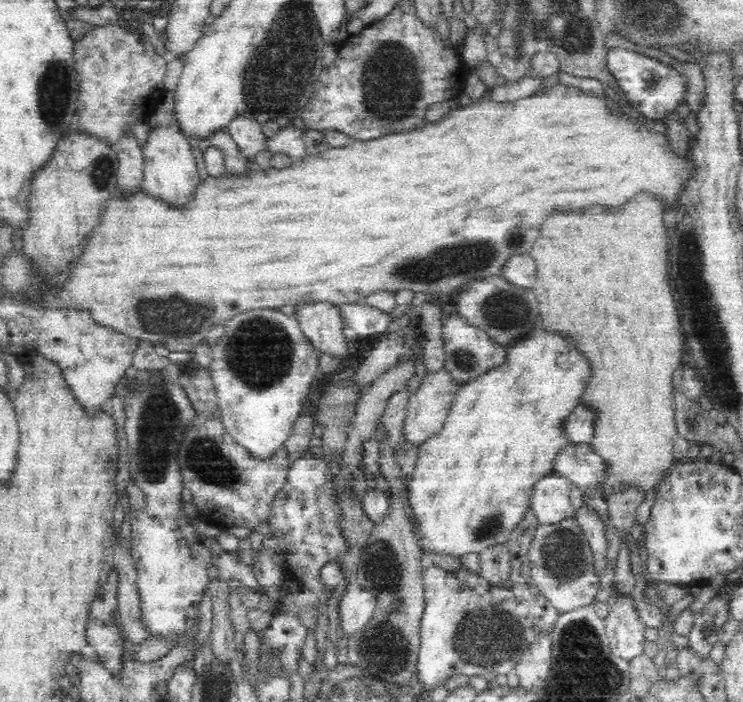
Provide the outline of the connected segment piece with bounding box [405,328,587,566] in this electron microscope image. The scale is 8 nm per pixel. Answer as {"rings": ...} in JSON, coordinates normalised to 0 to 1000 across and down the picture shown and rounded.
{"rings":[[[721,470],[716,479],[684,494],[682,516],[676,523],[662,524],[655,534],[646,536],[645,540],[634,541],[633,546],[618,550],[611,566],[608,578],[598,604],[584,623],[576,624],[561,638],[561,651],[557,657],[557,667],[549,672],[545,681],[546,718],[549,718],[549,738],[552,738],[552,755],[559,774],[565,779],[568,789],[584,789],[579,792],[577,801],[572,805],[584,805],[580,798],[590,795],[627,795],[633,789],[646,789],[653,781],[665,774],[681,774],[685,768],[686,756],[703,741],[709,724],[715,721],[715,704],[719,688],[732,678],[743,675],[742,655],[751,644],[752,638],[762,632],[762,627],[752,617],[752,598],[769,585],[774,578],[774,564],[783,553],[786,538],[790,537],[790,519],[787,513],[777,504],[767,501],[760,490],[751,481],[740,481],[732,472]]]}

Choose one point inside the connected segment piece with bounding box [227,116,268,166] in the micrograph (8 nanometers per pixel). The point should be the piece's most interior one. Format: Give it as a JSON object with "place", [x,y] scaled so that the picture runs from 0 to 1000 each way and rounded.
{"place":[334,194]}

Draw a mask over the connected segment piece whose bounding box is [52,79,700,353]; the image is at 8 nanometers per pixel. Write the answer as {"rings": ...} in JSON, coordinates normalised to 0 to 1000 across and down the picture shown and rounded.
{"rings":[[[750,113],[744,124],[740,120],[727,127],[724,134],[704,140],[700,137],[694,142],[664,141],[654,134],[634,148],[610,150],[594,167],[583,172],[573,171],[563,182],[553,182],[552,188],[538,187],[510,198],[474,201],[462,209],[445,208],[431,219],[416,219],[409,228],[396,228],[393,236],[377,245],[365,238],[357,244],[341,238],[320,258],[303,248],[296,254],[281,251],[272,258],[264,288],[250,308],[221,299],[215,291],[194,282],[191,275],[178,285],[178,293],[170,305],[164,302],[164,291],[151,285],[143,305],[143,319],[135,325],[135,333],[127,336],[118,370],[113,370],[113,376],[105,382],[94,410],[86,410],[94,413],[94,419],[81,419],[83,425],[70,432],[100,432],[105,437],[116,437],[127,444],[131,459],[170,480],[214,489],[230,503],[245,503],[261,500],[264,493],[276,490],[279,472],[288,463],[310,457],[312,450],[342,440],[371,440],[381,434],[394,434],[401,426],[441,429],[458,437],[485,432],[489,422],[503,416],[552,413],[573,420],[580,429],[600,430],[619,410],[626,413],[634,403],[655,397],[657,393],[676,392],[681,373],[689,365],[713,362],[721,339],[729,333],[729,322],[746,305],[786,305],[786,299],[799,293],[810,293],[816,302],[826,302],[826,296],[840,296],[851,282],[861,276],[872,276],[891,293],[910,289],[917,285],[918,276],[923,279],[929,259],[935,261],[941,255],[942,234],[937,231],[934,214],[931,208],[923,208],[921,214],[907,211],[904,191],[896,182],[886,185],[883,179],[886,171],[880,168],[867,162],[853,165],[832,157],[818,140],[810,137],[810,131],[805,134],[799,128],[789,128],[783,134],[783,125],[759,120]]]}

